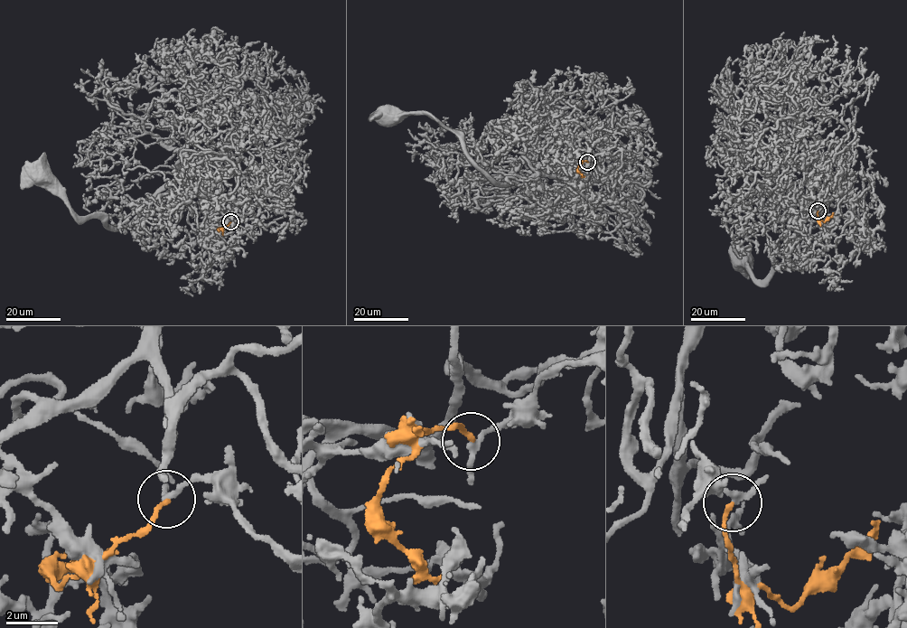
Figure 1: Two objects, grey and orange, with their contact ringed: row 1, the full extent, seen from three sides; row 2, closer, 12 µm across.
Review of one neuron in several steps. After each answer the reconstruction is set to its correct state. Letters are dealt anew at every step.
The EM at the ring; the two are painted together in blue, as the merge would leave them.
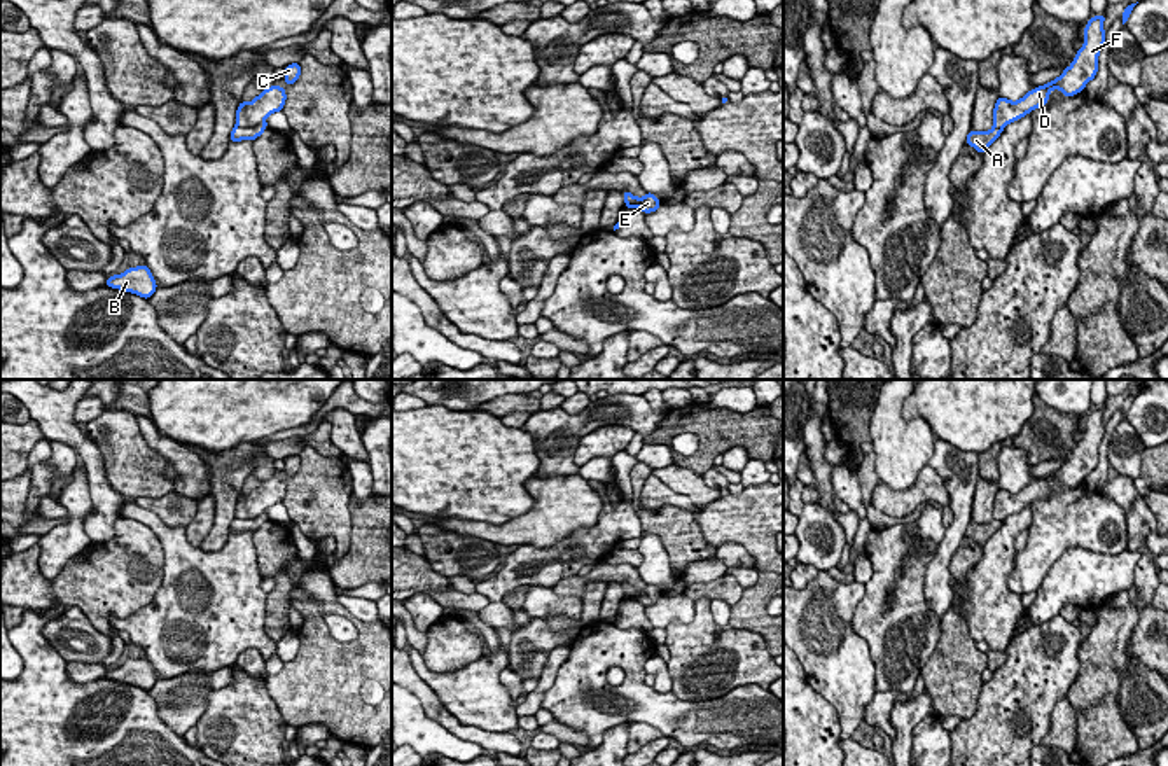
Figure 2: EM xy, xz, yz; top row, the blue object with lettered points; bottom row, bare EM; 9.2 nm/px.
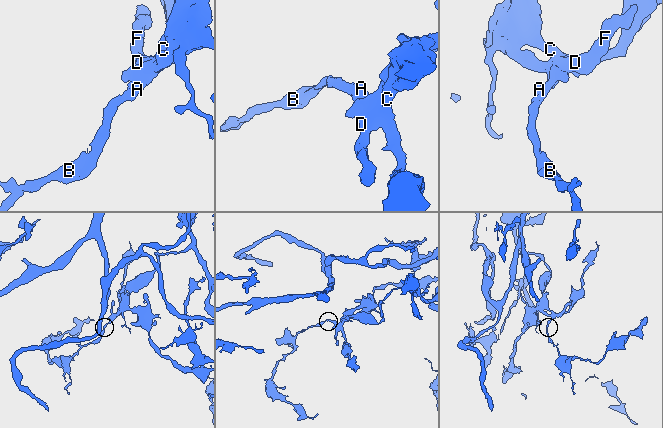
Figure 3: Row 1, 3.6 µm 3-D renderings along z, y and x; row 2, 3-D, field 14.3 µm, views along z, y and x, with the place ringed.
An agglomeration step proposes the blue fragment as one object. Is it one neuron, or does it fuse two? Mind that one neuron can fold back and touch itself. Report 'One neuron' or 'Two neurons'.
Two neurons

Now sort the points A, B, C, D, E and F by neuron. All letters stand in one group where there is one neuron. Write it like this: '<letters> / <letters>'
A B C E / D F

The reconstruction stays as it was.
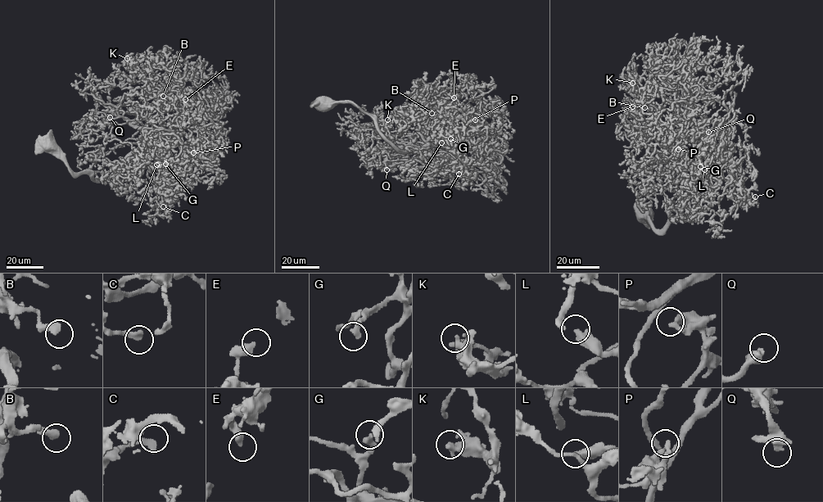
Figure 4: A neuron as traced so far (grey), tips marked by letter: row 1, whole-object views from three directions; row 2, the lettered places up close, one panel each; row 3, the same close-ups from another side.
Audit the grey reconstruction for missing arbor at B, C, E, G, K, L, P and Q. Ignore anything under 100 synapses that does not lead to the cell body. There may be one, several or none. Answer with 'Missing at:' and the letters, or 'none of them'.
Missing at: Q

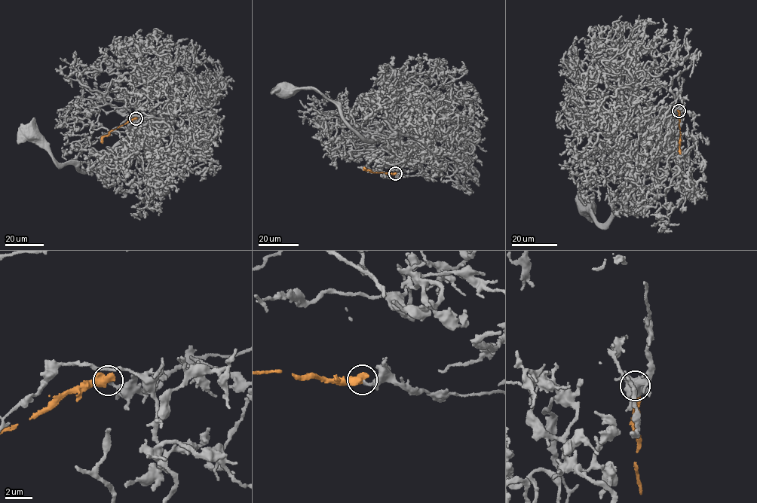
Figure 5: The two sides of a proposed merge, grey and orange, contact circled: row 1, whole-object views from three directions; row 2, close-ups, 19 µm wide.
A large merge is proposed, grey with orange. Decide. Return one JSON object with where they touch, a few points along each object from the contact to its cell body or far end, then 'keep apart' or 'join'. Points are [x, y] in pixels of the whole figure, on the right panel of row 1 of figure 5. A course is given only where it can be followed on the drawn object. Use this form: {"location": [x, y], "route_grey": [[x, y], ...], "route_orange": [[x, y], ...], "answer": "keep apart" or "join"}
{"location": [678, 111], "route_grey": [[678, 111], [681, 71], [670, 89], [670, 122], [639, 117], [657, 178], [653, 200], [602, 224], [586, 208]], "route_orange": [[678, 111], [680, 153]], "answer": "keep apart"}

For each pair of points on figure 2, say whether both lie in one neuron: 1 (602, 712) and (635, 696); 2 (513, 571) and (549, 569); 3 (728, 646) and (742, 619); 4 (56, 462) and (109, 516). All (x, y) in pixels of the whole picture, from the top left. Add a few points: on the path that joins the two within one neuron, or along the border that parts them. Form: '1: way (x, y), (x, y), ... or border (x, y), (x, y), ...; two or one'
1: way (611, 709), (626, 703); one
2: way (521, 569), (541, 569); one
3: border (730, 623), (756, 632), (764, 642); two
4: way (77, 459), (83, 459), (95, 471), (104, 495); one

